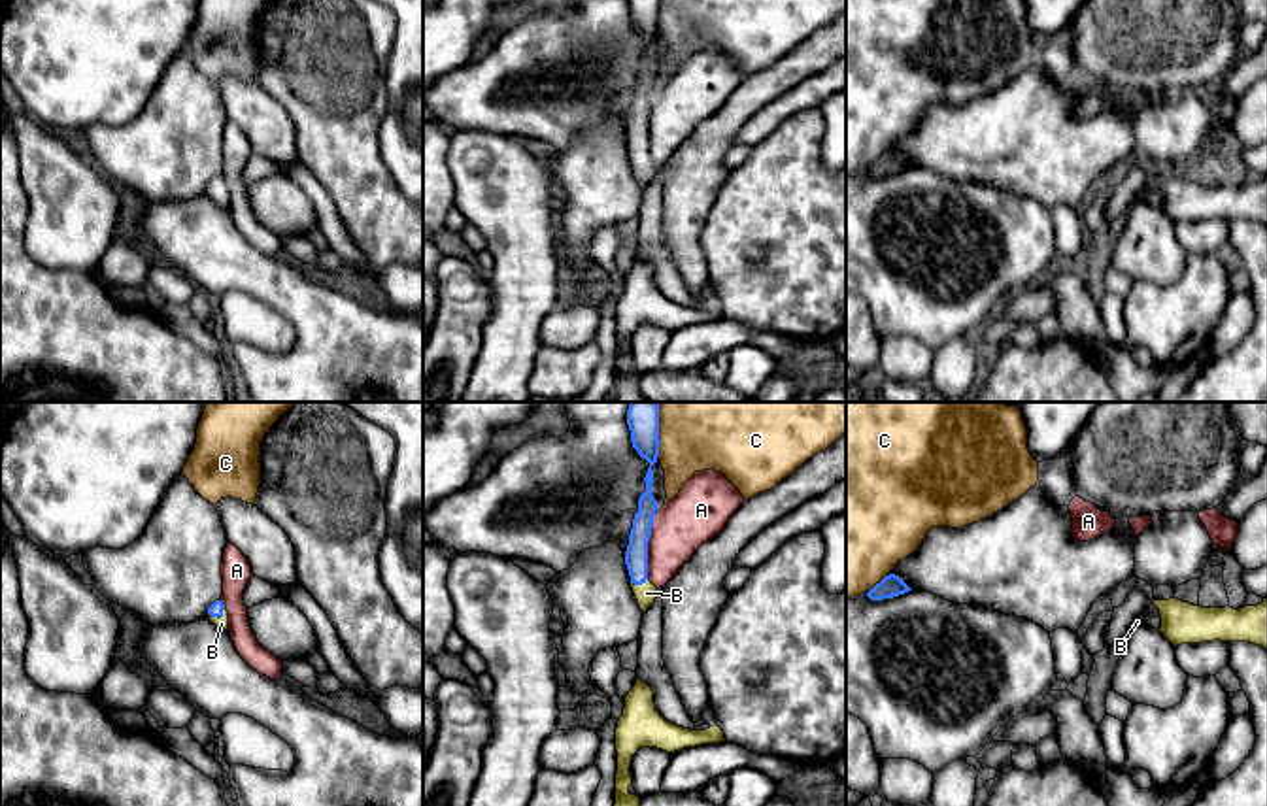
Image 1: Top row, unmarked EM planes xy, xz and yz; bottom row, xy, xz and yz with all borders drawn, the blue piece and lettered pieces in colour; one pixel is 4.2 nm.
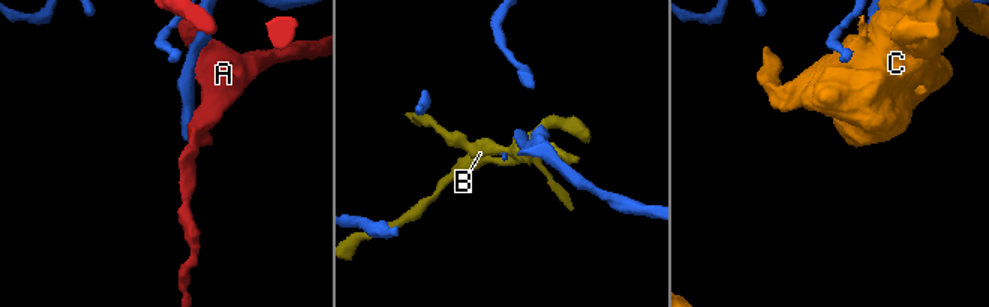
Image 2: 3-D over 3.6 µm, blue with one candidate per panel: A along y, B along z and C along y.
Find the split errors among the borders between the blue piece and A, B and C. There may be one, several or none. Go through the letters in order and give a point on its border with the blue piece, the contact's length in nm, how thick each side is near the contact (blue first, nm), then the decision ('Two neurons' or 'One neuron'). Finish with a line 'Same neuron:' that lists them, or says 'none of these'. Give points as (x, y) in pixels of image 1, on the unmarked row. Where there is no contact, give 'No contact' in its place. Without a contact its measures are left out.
A: Touches blue at xz (646, 123). Shared border 280 nm. Thickness 100 nm (blue) against 240 nm. Two neurons
B: Touches blue at xy (218, 193). Shared border 80 nm. Thickness 60 nm (blue) against 50 nm. One neuron
C: Touches blue at xz (659, 17). Shared border 140 nm. Thickness 120 nm (blue) against 220 nm. Two neurons
Same neuron: B

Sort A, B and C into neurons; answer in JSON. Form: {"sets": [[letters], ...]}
{"sets": [["A"], ["B"], ["C"]]}

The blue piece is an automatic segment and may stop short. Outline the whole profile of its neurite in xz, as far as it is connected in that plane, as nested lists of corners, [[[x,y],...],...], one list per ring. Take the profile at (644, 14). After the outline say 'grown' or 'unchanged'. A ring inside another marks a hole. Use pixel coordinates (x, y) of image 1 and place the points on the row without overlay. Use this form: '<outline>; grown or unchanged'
[[[627,0],[631,8],[633,25],[642,36],[650,40],[646,49],[646,68],[638,76],[638,89],[633,96],[629,123],[625,128],[625,142],[631,153],[631,164],[642,189],[646,189],[657,176],[657,164],[648,155],[648,119],[657,89],[657,77],[651,72],[653,47],[659,34],[659,0]]]; grown

